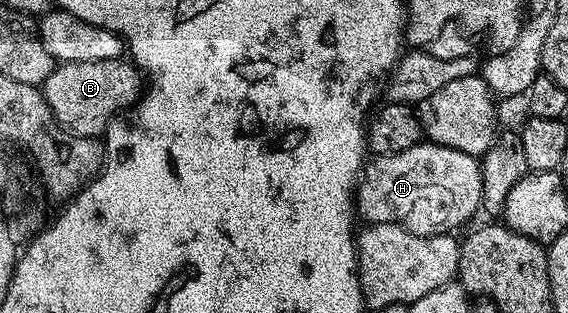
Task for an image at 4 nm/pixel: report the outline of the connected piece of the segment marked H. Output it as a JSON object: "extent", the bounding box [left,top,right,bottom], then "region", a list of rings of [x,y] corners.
{"extent":[356,140,482,238],"region":[[[423,140],[418,145],[412,148],[406,148],[404,152],[396,152],[395,154],[380,154],[371,157],[365,163],[364,169],[358,180],[358,188],[356,191],[356,210],[359,215],[362,214],[367,219],[367,223],[373,224],[376,222],[383,222],[384,224],[396,224],[402,226],[408,232],[419,234],[427,238],[433,234],[449,234],[457,231],[457,226],[462,226],[474,213],[479,213],[482,204],[482,163],[477,157],[468,152],[456,152],[456,148],[448,148],[447,146],[437,146],[435,142]]]}

